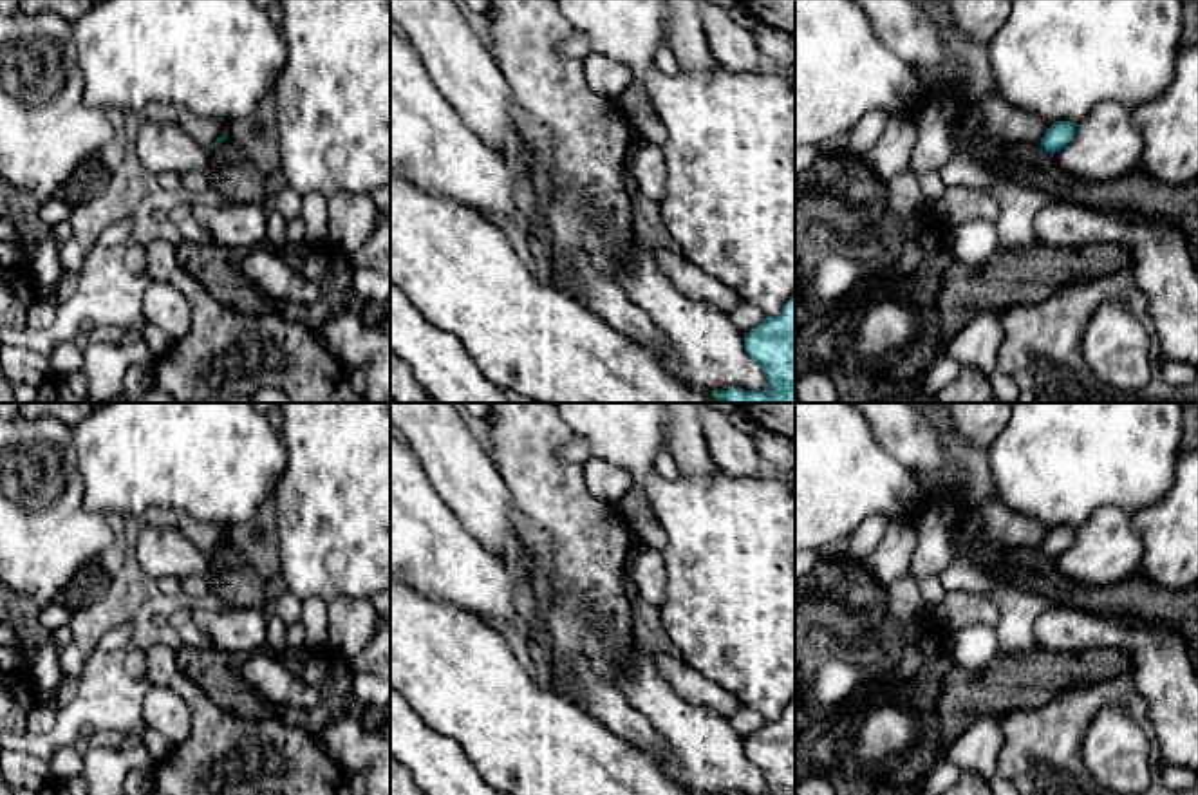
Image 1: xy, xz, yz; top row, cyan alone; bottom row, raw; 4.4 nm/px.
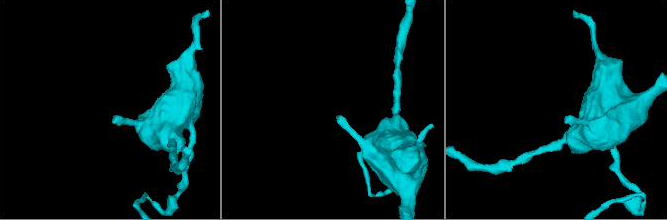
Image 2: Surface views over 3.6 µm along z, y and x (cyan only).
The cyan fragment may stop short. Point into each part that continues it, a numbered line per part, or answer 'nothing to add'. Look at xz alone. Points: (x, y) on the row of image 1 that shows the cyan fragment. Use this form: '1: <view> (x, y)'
nothing to add

